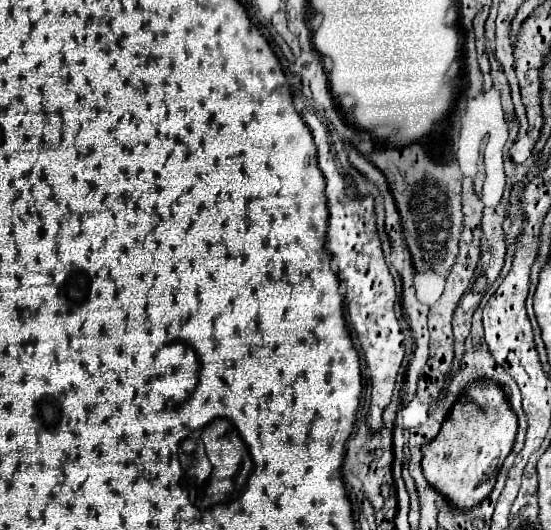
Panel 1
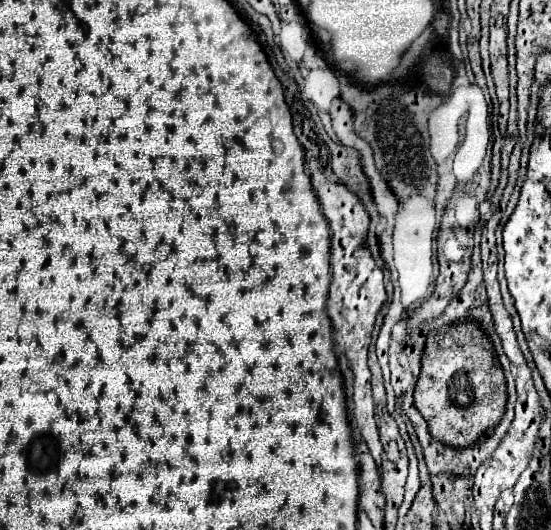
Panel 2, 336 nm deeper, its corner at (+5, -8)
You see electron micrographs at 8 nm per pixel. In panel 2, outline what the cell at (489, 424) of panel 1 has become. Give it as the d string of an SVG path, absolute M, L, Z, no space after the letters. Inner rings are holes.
M466 320L452 326L442 326L440 330L428 334L422 358L422 372L414 388L414 406L424 416L434 440L442 440L442 444L450 444L450 448L470 448L478 444L482 436L488 436L492 428L500 424L506 412L506 400L506 378L498 362L498 354L476 322Z

